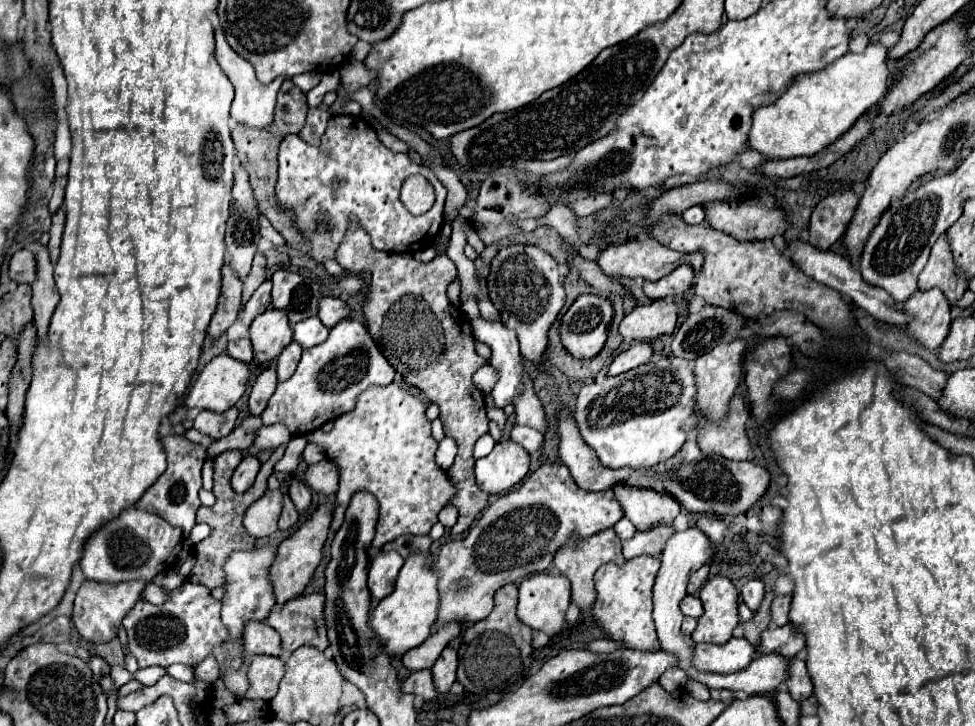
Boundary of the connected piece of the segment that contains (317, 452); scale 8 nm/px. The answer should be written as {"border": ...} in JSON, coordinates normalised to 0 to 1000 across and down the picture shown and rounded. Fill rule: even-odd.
{"border":[[[317,609],[317,612],[313,614],[313,620],[311,620],[311,634],[313,634],[315,639],[325,639],[325,636],[329,636],[331,631],[333,631],[333,623],[331,623],[325,612]]]}

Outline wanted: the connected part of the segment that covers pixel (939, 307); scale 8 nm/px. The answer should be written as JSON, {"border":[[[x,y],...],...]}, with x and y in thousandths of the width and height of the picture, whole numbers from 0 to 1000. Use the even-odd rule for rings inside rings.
{"border":[[[963,397],[951,402],[941,399],[926,419],[926,430],[932,433],[932,446],[928,449],[930,460],[936,460],[938,471],[951,482],[961,482],[975,449],[975,424]]]}

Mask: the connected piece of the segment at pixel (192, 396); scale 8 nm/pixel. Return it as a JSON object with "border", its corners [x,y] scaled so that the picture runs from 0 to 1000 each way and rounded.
{"border":[[[233,488],[221,490],[196,532],[190,559],[204,565],[231,567],[243,556],[251,543],[257,510],[255,501],[241,496]]]}

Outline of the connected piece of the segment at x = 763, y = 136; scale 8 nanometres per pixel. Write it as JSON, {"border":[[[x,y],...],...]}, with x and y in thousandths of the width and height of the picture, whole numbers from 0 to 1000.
{"border":[[[891,61],[885,72],[875,74],[869,72],[863,77],[856,88],[848,91],[846,96],[838,102],[826,102],[819,105],[807,127],[795,138],[793,143],[787,143],[783,149],[776,149],[772,154],[772,176],[768,182],[768,201],[776,209],[793,218],[815,218],[815,215],[836,215],[844,204],[848,204],[854,193],[865,187],[877,168],[883,163],[891,149],[895,149],[910,127],[912,121],[912,88],[910,88],[910,66],[902,61]]]}

